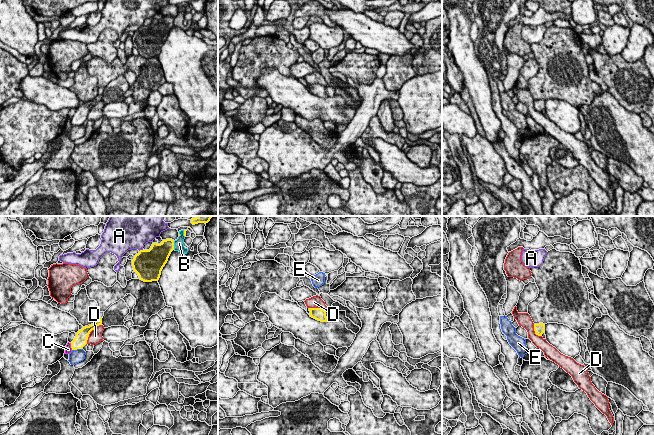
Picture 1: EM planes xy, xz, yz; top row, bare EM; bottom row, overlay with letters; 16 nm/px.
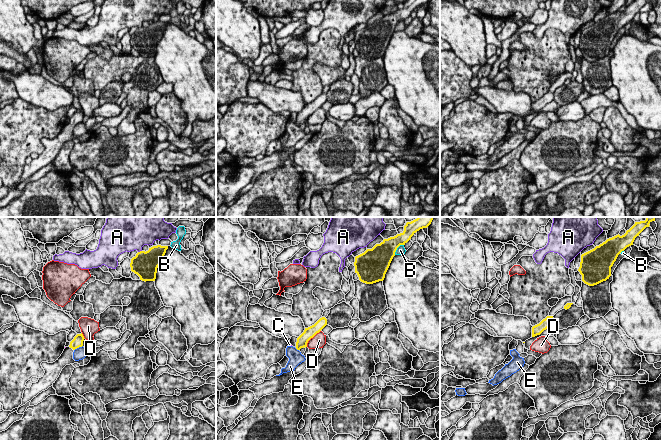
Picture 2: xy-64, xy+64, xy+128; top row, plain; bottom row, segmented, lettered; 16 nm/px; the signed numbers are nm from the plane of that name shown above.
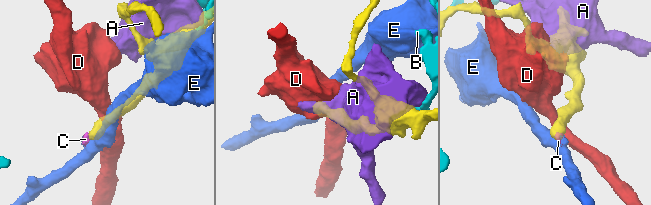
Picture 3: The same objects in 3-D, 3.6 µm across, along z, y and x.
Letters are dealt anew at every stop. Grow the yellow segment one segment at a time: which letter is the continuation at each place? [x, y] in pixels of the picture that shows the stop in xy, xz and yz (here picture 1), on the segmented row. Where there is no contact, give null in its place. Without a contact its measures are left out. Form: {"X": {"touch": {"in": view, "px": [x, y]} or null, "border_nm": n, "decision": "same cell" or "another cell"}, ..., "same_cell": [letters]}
{"A": {"touch": {"in": "xy", "px": [141, 250]}, "border_nm": 90, "decision": "another cell"}, "B": {"touch": {"in": "xy", "px": [173, 245]}, "border_nm": 140, "decision": "another cell"}, "C": {"touch": {"in": "xy", "px": [71, 346]}, "border_nm": 120, "decision": "another cell"}, "D": {"touch": {"in": "xy", "px": [90, 331]}, "border_nm": 400, "decision": "another cell"}, "E": {"touch": {"in": "xy", "px": [77, 348]}, "border_nm": 180, "decision": "another cell"}, "same_cell": []}

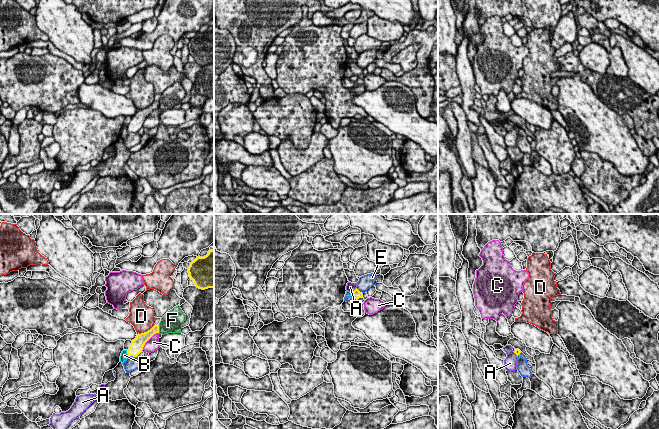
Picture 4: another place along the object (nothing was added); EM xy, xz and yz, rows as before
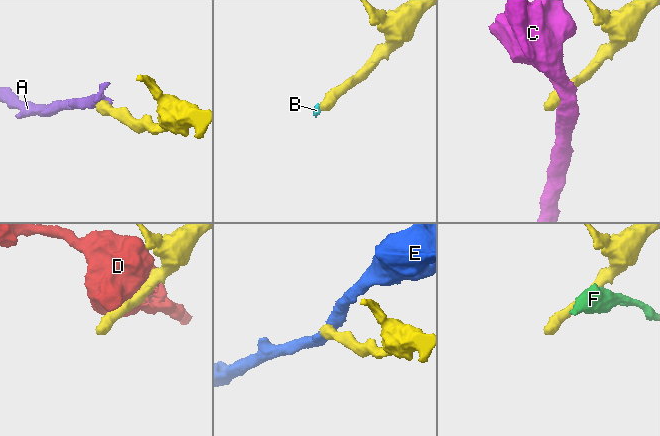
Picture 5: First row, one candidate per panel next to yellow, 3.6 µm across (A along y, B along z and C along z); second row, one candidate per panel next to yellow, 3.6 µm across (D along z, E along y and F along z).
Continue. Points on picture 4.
{"A": {"touch": {"in": "xz", "px": [354, 290]}, "border_nm": 120, "decision": "same cell"}, "B": {"touch": {"in": "xy", "px": [127, 353]}, "border_nm": 100, "decision": "another cell"}, "C": {"touch": {"in": "xy", "px": [148, 339]}, "border_nm": 420, "decision": "another cell"}, "D": {"touch": {"in": "xy", "px": [147, 331]}, "border_nm": 300, "decision": "another cell"}, "E": {"touch": {"in": "xy", "px": [133, 356]}, "border_nm": 160, "decision": "another cell"}, "F": {"touch": {"in": "xy", "px": [158, 329]}, "border_nm": 130, "decision": "another cell"}, "same_cell": ["A"]}

